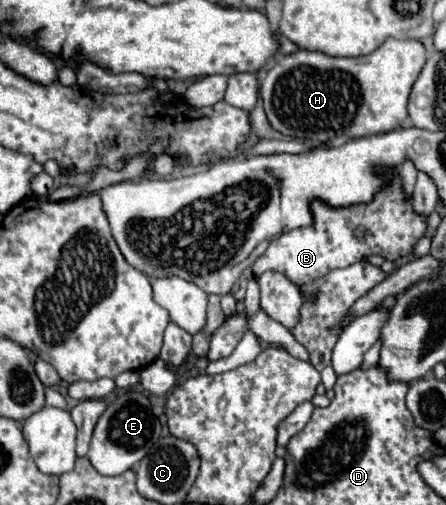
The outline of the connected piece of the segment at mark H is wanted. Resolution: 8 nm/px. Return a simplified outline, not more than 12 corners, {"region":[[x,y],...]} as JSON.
{"region":[[298,49],[266,73],[272,129],[318,145],[408,117],[426,49]]}

